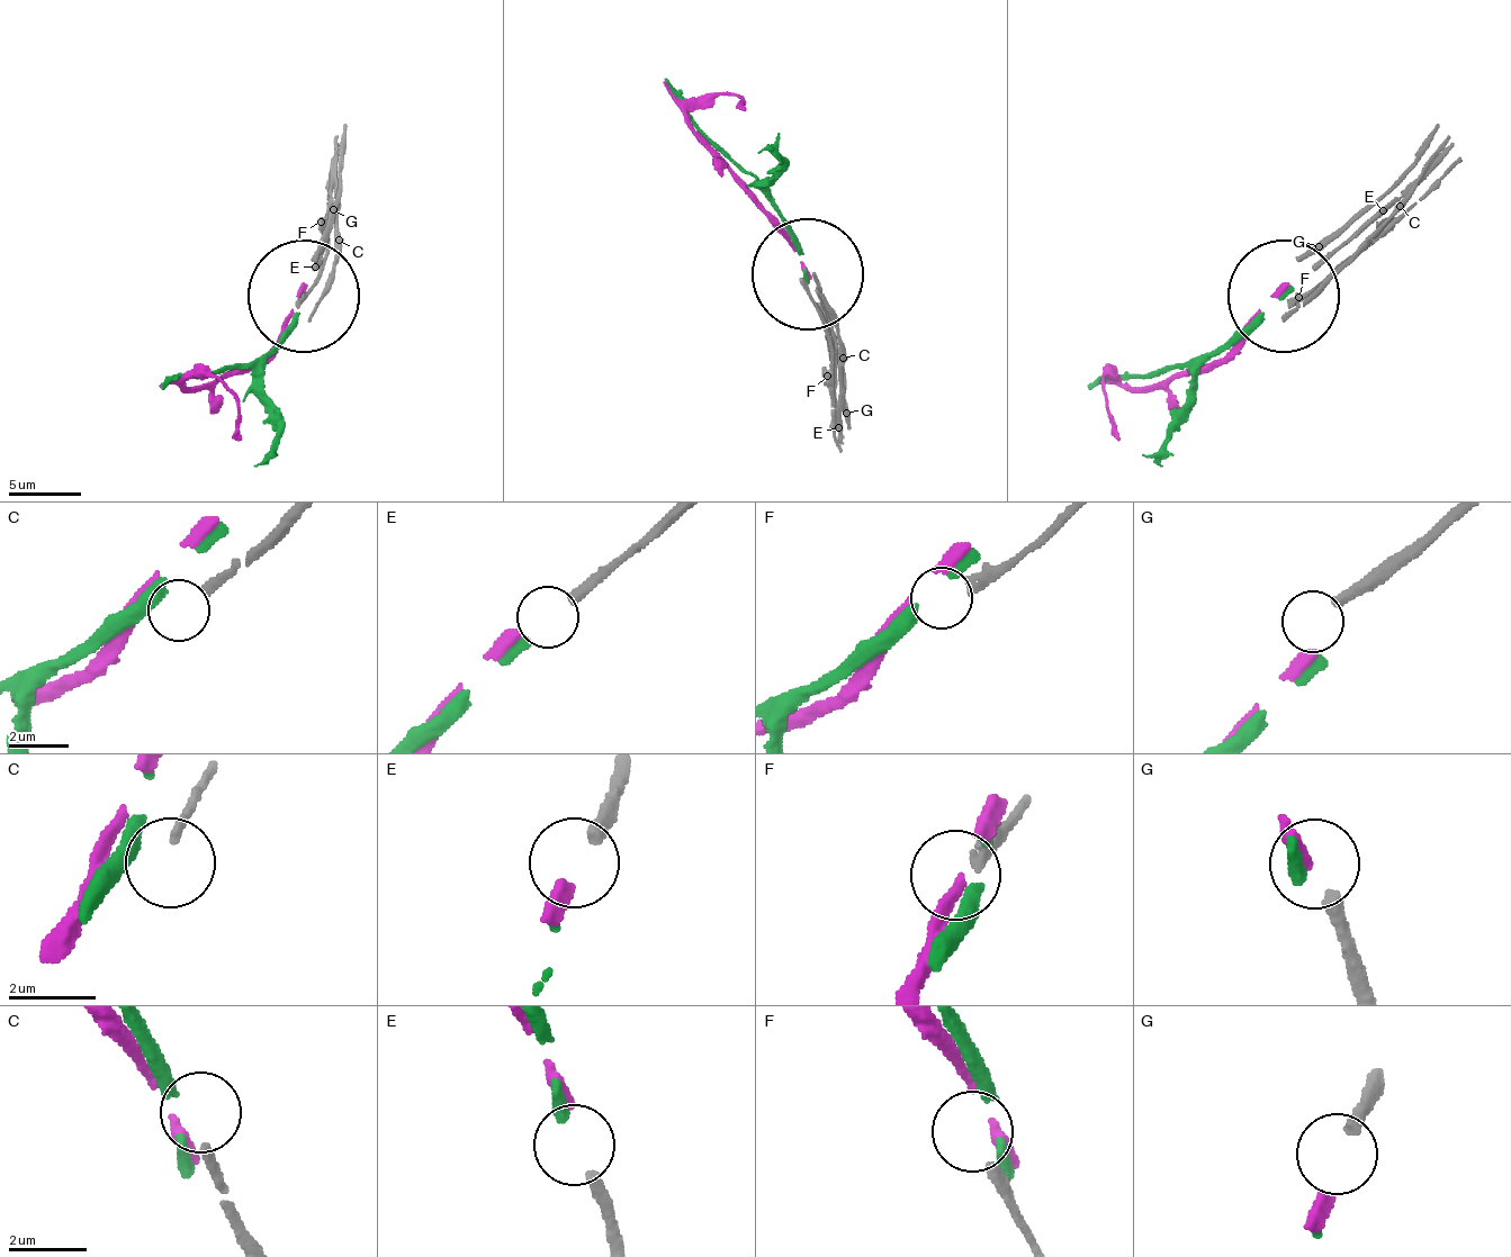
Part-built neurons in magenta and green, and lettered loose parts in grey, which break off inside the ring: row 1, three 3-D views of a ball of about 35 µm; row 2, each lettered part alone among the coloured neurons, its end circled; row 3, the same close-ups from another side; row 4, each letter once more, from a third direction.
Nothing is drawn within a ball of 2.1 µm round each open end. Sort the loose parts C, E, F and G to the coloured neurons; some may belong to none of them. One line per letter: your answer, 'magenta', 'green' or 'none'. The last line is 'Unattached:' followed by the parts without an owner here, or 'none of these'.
C: none
E: green
F: none
G: none
Unattached: C, F, G

